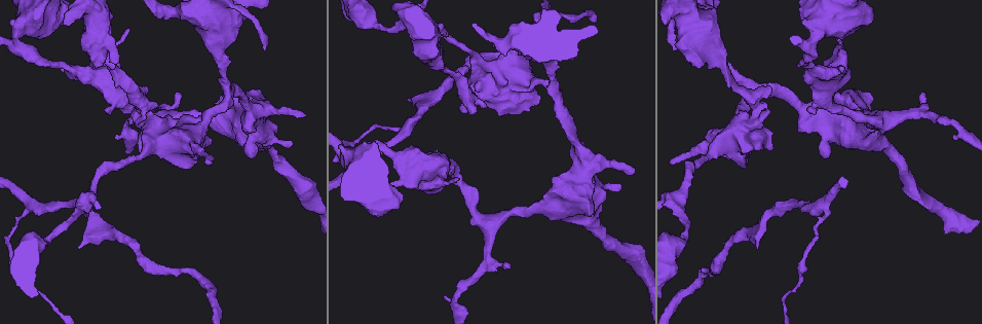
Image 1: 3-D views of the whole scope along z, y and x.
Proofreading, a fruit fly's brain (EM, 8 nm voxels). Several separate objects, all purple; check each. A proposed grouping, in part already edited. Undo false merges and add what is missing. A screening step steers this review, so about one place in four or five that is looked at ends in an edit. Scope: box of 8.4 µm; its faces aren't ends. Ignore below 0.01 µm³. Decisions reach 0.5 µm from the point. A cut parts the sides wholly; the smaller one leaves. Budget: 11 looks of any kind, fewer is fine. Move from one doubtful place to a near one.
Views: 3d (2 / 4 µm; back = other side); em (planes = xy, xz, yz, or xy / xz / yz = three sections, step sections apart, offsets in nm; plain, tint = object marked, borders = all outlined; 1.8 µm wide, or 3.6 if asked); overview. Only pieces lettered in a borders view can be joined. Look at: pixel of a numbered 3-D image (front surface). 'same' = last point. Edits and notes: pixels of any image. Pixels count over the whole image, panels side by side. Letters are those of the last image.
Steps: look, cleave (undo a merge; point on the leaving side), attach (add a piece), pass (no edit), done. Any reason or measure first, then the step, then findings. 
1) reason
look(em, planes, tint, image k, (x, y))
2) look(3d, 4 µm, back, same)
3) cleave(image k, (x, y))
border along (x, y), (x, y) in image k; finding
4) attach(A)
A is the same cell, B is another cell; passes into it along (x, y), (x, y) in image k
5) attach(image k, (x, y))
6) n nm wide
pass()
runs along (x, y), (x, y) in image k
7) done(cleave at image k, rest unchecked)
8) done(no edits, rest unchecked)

branch stops here
look(em, planes, plain, image 1, (504, 263))

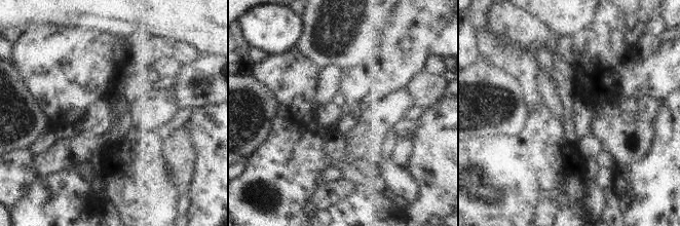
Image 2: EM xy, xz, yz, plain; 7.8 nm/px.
look(em, planes, borders, same)

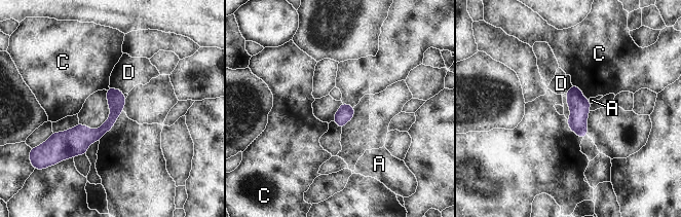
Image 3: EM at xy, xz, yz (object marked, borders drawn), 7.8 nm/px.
C touches over 180 nm
pass()
A, C and D are other cells; runs along (121, 96), (98, 134), (58, 139) in image 3; no lettered piece goes on from it

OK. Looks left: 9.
an open end
look(em, planes, borders, image 1, (127, 29))

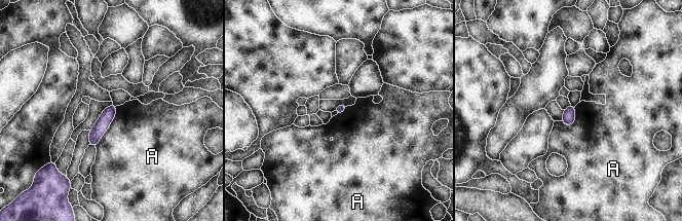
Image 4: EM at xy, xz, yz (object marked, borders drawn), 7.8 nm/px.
pass()
A is another cell; runs along (112, 107), (97, 132), (92, 143) in image 4; none of them fits

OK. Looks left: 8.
arms run side by side
look(3d, 4 µm, image 1, (410, 161))

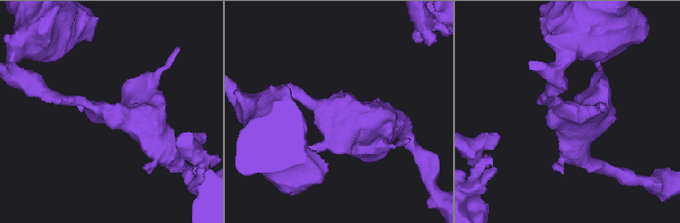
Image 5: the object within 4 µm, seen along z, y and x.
need the tissue
look(em, 3.6 µm, planes, tint, image 5, (565, 112))

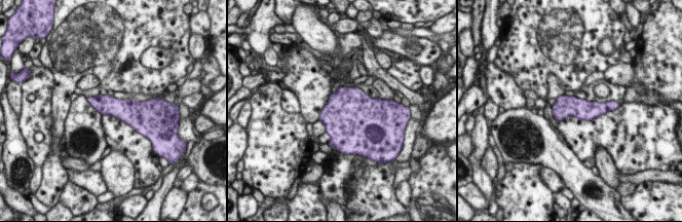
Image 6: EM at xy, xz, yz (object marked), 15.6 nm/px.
see the neighbours
look(em, 3.6 µm, planes, borders, same)

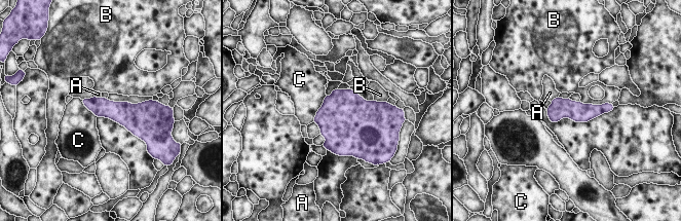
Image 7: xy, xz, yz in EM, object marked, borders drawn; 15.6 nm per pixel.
pass()
A, B and C are other cells; border along (326, 95), (312, 121) in image 7; one neuron here

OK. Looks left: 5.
arms part here
look(em, planes, plain, image 1, (823, 209))

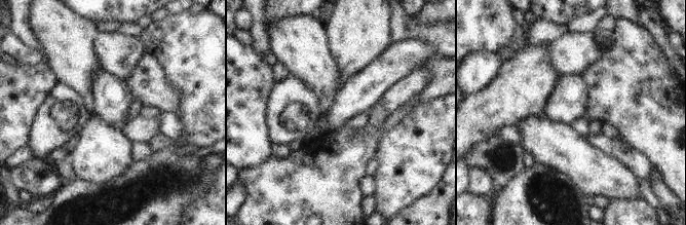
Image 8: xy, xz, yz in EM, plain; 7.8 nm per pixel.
see the neighbours
look(em, planes, borders, same)

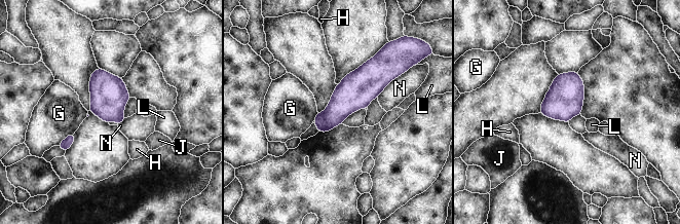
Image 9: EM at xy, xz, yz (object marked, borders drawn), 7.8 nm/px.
260 nm wide; N touches over 240 nm
cleave(image 9, (318, 120))
G, H, J, L and N are other cells; two neurons meet here

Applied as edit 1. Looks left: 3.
look(overview)

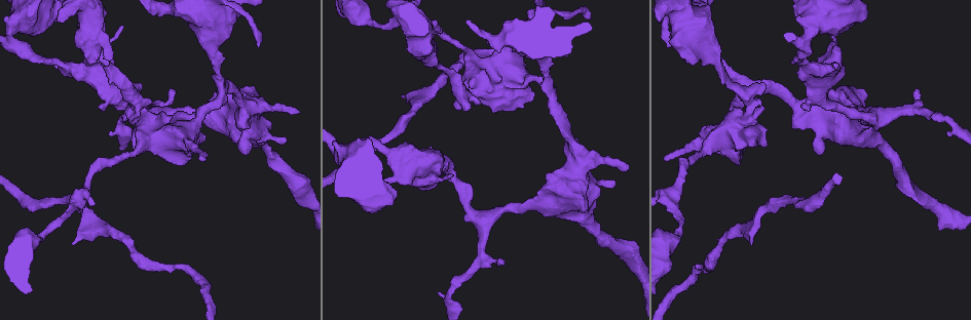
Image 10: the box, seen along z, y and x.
look(em, planes, tint, image 10, (750, 99))

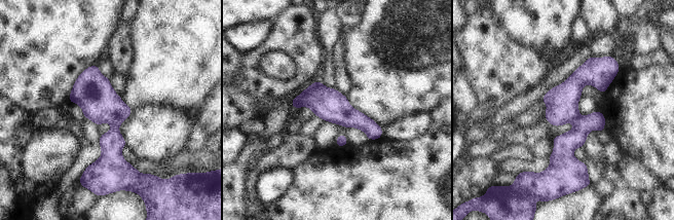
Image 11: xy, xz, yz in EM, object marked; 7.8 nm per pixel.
look(em, planes, borders, same)

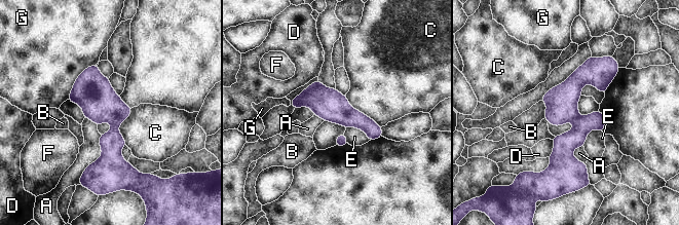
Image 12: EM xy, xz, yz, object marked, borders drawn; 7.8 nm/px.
240 nm wide
cleave(image 12, (562, 102))
A, B, C, D, E, F and G are other cells; the part that leaves runs along (294, 102), (327, 103), (379, 134) in image 12; two neurons meet here

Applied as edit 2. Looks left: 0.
done(cleave at image 9, cleave at image 12, rest unchecked)

